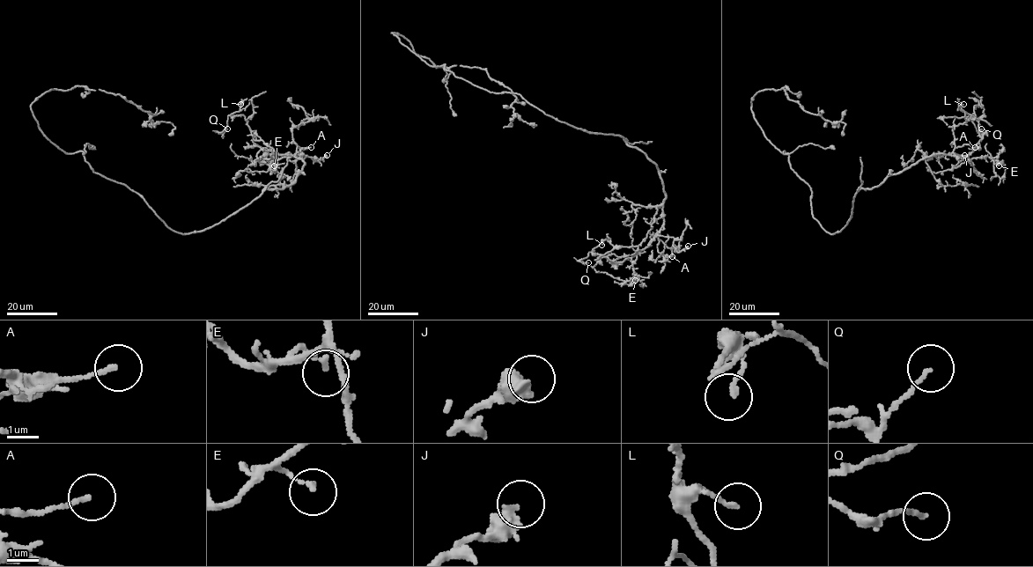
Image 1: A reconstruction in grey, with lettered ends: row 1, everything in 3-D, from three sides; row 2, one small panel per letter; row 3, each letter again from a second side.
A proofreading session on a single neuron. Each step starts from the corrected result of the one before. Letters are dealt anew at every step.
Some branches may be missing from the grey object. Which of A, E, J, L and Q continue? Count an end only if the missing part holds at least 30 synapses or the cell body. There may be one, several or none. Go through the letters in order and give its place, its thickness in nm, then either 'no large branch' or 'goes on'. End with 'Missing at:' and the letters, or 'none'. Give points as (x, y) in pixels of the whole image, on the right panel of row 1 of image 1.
A: (975, 147) | 150 nm | no large branch
E: (999, 165) | 140 nm | no large branch
J: (964, 155) | 460 nm | no large branch
L: (963, 104) | 140 nm | no large branch
Q: (981, 128) | 120 nm | no large branch
Missing at: none

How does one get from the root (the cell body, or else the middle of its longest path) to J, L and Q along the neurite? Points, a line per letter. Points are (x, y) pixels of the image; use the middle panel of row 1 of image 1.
J: (511, 92), (639, 149), (666, 195), (658, 234), (678, 252), (688, 246)
L: (511, 92), (575, 128), (619, 135), (656, 165), (666, 195), (660, 231), (623, 261), (595, 254), (601, 245)
Q: (511, 92), (575, 128), (619, 135), (659, 170), (660, 231), (623, 261), (589, 252), (579, 261), (588, 262)

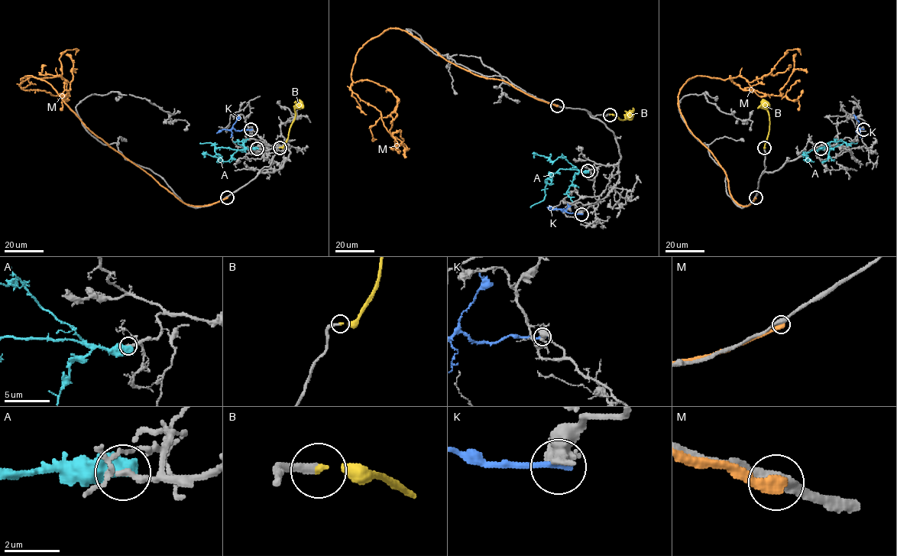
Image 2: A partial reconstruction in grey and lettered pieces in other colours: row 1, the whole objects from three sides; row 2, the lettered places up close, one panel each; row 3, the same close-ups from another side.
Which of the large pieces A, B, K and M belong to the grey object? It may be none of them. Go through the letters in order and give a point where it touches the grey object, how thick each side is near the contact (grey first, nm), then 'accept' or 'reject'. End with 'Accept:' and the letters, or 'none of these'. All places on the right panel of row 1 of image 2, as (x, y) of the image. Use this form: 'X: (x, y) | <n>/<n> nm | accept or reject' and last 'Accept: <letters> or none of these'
A: (820, 148) | 240/750 nm | accept
B: (764, 147) | 240/160 nm | accept
K: (863, 129) | 600/280 nm | reject
M: (756, 197) | 400/500 nm | reject
Accept: A, B

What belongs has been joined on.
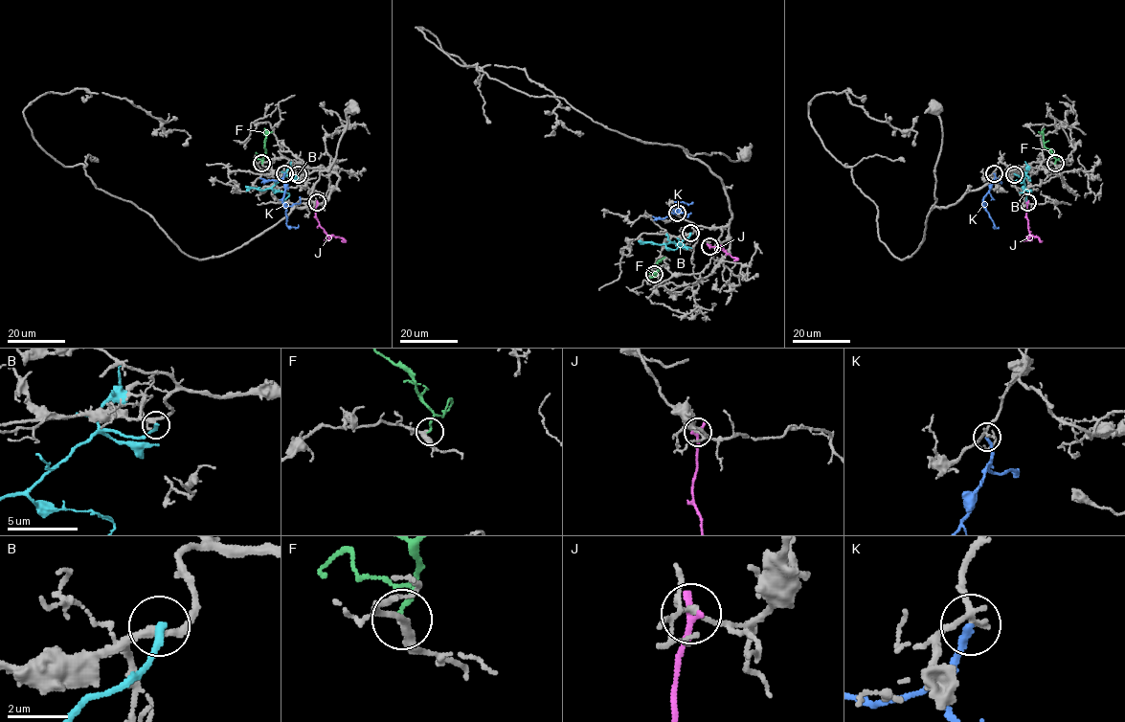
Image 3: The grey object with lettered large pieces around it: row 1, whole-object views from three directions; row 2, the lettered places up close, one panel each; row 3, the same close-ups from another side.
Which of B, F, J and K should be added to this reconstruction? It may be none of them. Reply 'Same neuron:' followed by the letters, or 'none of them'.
Same neuron: F

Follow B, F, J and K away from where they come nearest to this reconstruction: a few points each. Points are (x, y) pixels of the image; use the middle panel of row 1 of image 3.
B: (690, 233), (677, 244), (664, 244), (673, 250), (682, 245), (675, 245)
F: (654, 274), (658, 270), (657, 262), (664, 257)
J: (709, 246), (722, 247), (735, 258), (734, 260)
K: (677, 213), (674, 201), (679, 212), (690, 214)

